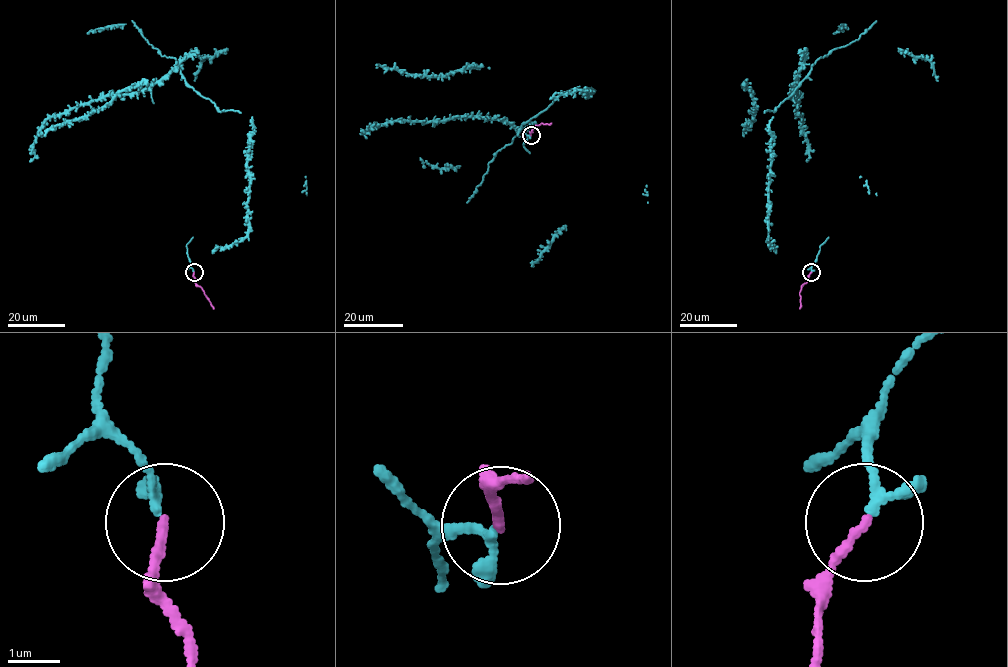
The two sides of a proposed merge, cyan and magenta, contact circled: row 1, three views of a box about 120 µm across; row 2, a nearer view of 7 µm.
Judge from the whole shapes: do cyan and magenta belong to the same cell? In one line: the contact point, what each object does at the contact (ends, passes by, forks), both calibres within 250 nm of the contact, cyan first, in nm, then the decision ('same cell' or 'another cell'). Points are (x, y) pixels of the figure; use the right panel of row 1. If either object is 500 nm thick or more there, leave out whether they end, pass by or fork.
at (811, 272); cyan ends there; magenta ends there; 200 nm thick on the cyan side, 170 nm on the other; same cell

